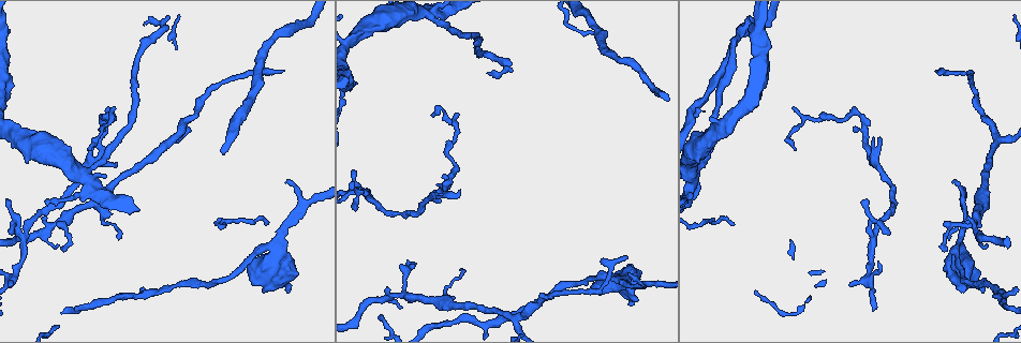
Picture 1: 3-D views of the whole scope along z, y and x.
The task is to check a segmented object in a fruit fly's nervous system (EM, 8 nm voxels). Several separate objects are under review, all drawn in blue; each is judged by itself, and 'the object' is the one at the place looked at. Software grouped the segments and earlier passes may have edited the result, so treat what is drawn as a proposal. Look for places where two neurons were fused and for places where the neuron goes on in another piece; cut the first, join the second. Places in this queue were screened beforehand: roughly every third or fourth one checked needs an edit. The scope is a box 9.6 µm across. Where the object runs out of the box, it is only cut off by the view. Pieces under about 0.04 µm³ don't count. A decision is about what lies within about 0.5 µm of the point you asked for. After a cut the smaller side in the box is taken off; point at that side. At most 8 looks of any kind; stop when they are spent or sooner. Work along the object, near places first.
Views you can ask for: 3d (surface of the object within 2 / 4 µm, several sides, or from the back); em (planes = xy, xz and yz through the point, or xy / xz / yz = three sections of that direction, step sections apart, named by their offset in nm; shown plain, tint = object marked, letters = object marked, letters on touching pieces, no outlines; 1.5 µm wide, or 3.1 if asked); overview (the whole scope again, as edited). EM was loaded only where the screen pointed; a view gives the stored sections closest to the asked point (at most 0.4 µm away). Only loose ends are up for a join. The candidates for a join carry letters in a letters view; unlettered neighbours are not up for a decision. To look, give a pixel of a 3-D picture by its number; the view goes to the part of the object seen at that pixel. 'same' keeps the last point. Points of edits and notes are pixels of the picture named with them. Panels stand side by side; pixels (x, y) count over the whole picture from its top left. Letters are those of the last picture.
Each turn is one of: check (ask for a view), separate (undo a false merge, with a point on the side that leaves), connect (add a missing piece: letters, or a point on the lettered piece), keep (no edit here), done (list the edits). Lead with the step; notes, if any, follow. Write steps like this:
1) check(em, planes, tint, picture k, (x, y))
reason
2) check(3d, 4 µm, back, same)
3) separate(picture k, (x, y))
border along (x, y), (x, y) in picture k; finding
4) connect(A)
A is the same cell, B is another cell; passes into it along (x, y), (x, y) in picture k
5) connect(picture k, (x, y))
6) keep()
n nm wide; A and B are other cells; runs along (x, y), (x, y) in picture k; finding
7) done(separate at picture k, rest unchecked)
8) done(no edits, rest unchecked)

check(3d, 4 µm, back, picture 1, (117, 163))
thin end

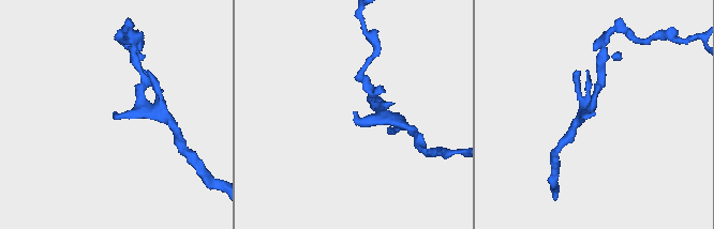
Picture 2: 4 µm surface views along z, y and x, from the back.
check(em, planes, plain, picture 2, (113, 113))

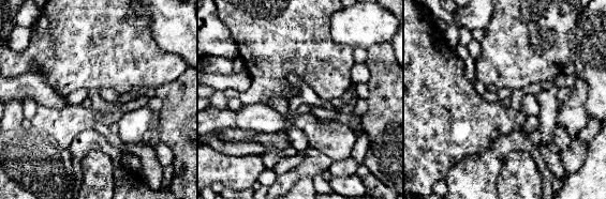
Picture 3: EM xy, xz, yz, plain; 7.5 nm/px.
check(em, planes, letters, same)

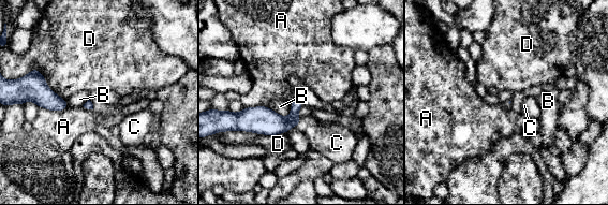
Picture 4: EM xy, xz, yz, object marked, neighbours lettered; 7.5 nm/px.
connect(C)
C is the same cell, A, B and D are other cells; passes into it along (266, 121), (298, 122), (327, 138) in picture 4; it goes on there

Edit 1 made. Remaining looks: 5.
check(3d, 2 µm, picture 1, (630, 304))
free end

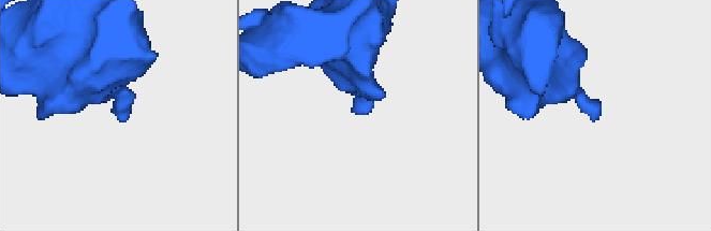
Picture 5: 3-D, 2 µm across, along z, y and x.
check(em, planes, tint, picture 5, (594, 118))

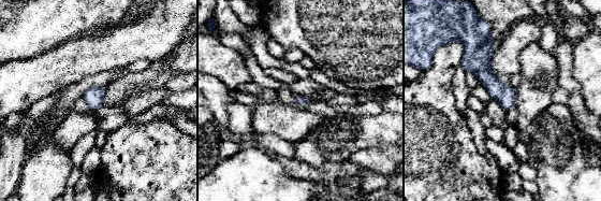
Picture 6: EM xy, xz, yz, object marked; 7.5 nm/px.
check(em, planes, letters, same)
what lies round it

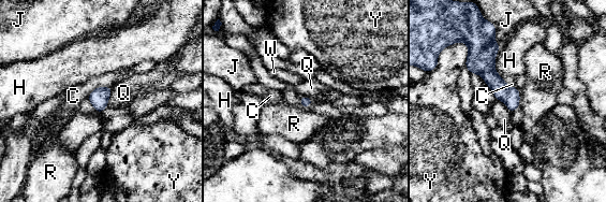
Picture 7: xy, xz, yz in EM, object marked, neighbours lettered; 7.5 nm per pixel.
keep()
C, H, J, Q, R, W and Y are other cells; border along (113, 88), (106, 105) in picture 7; none of them fits

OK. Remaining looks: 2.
check(em, xy, step 8, letters, picture 1, (849, 286))
an open end

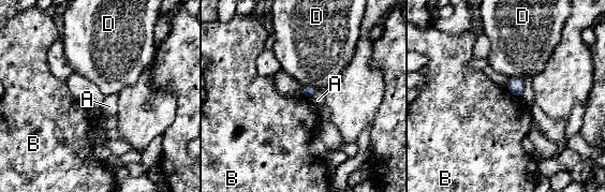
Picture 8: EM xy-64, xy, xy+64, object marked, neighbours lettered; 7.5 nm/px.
keep()
B touches over 130 nm; A, B and D are other cells; no lettered piece goes on from it

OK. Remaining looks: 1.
done(connect at picture 4, rest unchecked)

